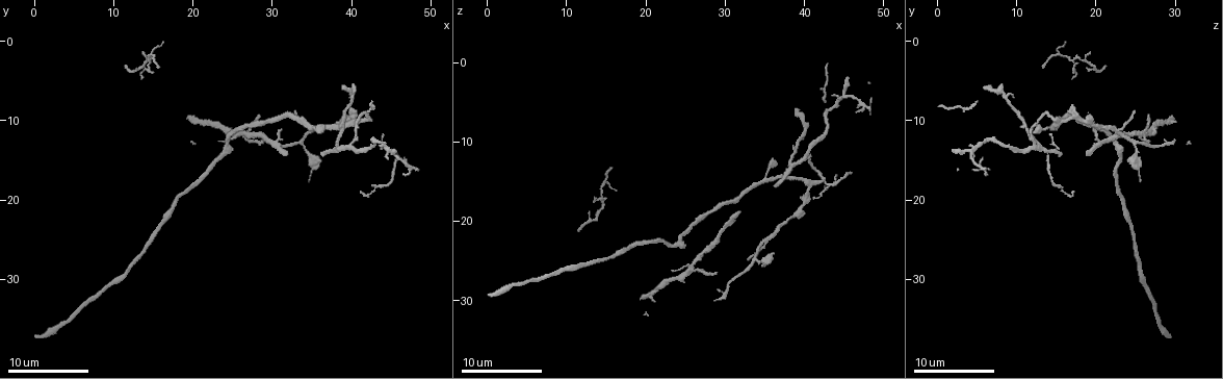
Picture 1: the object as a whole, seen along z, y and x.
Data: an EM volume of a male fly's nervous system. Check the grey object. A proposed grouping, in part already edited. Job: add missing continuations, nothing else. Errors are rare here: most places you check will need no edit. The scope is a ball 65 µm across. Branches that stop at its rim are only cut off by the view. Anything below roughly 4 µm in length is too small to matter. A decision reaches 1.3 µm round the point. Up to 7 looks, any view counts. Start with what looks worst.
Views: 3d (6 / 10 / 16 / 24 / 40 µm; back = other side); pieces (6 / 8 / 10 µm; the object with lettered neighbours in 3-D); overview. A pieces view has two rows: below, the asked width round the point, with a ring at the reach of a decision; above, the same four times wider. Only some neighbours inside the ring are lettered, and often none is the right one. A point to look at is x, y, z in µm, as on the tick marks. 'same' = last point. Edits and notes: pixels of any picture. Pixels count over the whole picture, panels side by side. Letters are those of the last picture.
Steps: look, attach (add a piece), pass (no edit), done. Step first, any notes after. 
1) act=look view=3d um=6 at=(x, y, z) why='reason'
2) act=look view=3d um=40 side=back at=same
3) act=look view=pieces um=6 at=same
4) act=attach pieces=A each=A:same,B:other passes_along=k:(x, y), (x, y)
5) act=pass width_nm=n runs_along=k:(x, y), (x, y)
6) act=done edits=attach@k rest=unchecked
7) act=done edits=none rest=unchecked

act=look view=pieces um=6 at=(31.8, 14.2, 19.0) why='free end'

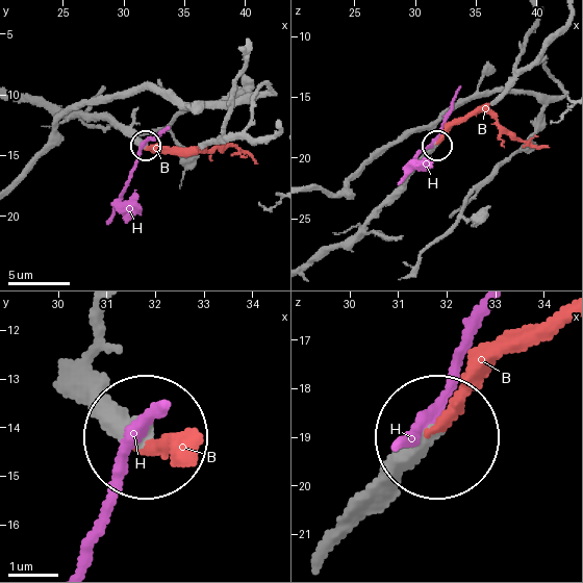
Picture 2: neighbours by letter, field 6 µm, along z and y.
act=attach pieces=B width_nm=380 each=B:same,H:other passes_along=2:(61, 375), (132, 446), (186, 450) found='it goes on there'

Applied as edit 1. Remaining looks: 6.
act=look view=pieces um=6 at=(15.4, 3.2, 13.4) why='long arm stops here'

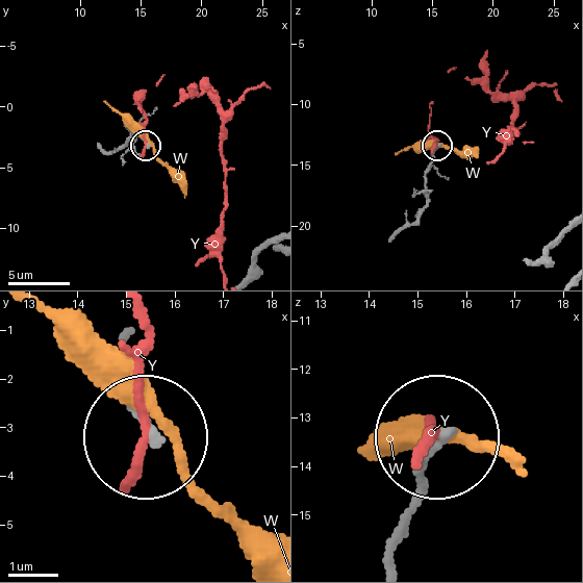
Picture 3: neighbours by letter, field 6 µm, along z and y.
act=pass each=W:other,Y:other found='none of them fits'

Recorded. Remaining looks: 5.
act=look view=3d um=6 at=(41.2, 19.2, 17.2) why='long arm stops here'

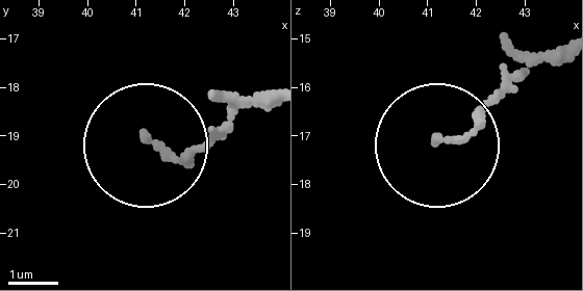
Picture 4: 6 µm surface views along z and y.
act=look view=pieces um=10 at=(41.15, 19.00, 17.05)

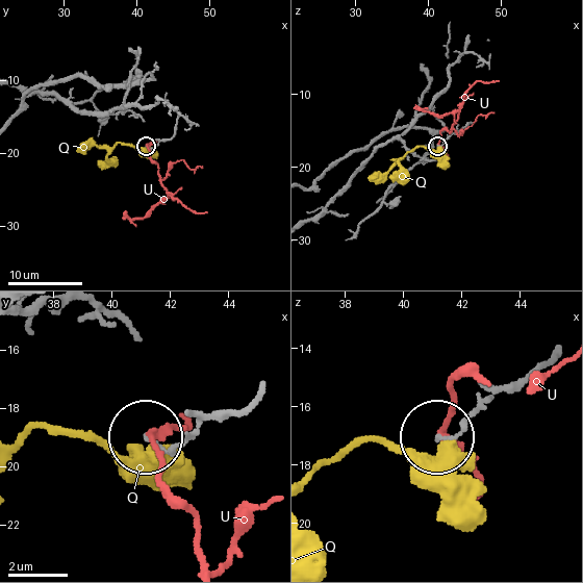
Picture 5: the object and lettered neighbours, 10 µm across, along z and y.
act=pass each=Q:other,U:other found='no lettered piece goes on from it'

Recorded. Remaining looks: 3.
act=done edits=attach@2 rest=unchecked

